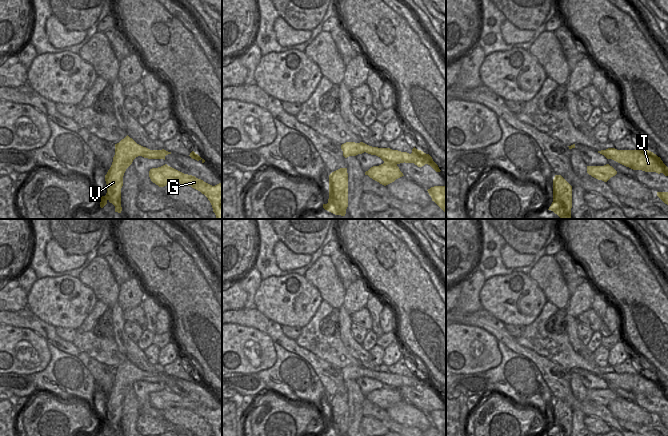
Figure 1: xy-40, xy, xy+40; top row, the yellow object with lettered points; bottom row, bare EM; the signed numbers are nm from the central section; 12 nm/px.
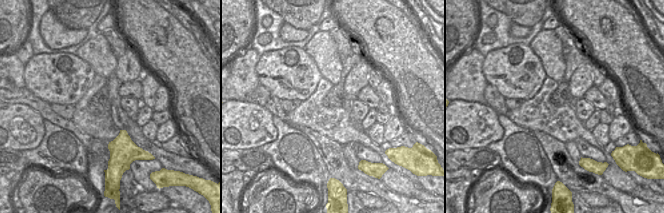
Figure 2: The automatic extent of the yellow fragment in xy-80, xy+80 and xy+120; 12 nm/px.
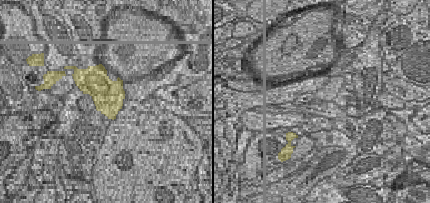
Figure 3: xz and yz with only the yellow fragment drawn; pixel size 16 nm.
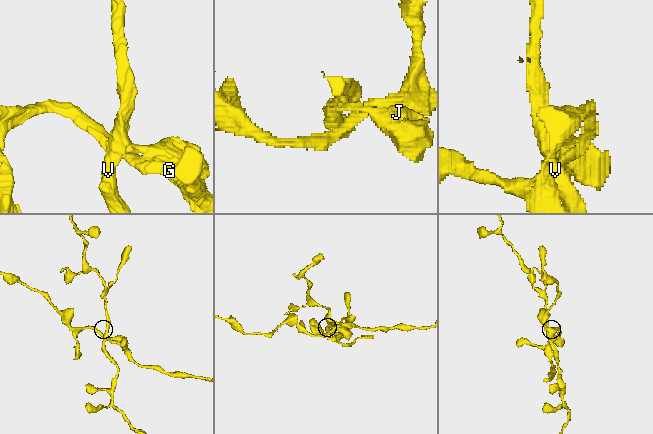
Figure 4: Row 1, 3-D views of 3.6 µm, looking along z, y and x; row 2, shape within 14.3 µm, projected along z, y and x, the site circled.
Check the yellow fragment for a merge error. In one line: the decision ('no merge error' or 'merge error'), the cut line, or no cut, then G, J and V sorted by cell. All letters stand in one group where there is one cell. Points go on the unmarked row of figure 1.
merge error | xy (384, 386), (396, 389) | G / J V

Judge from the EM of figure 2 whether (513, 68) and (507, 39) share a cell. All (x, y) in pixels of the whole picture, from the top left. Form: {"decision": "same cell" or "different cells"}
{"decision": "different cells"}

